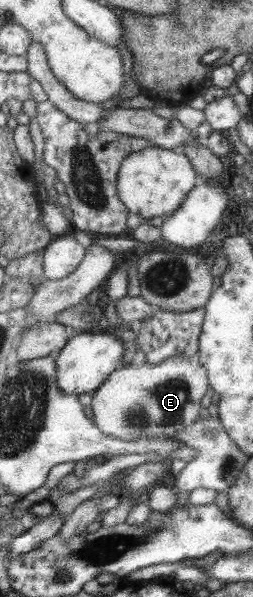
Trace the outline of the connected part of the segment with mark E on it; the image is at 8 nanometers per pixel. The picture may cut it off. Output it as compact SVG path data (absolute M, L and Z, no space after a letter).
M170 356L160 364L141 362L139 365L124 365L120 370L112 372L91 396L92 420L98 430L108 437L136 441L142 438L174 437L179 430L194 424L200 408L200 398L208 390L207 374L202 364L192 366L188 360L182 360L182 357L184 356Z

